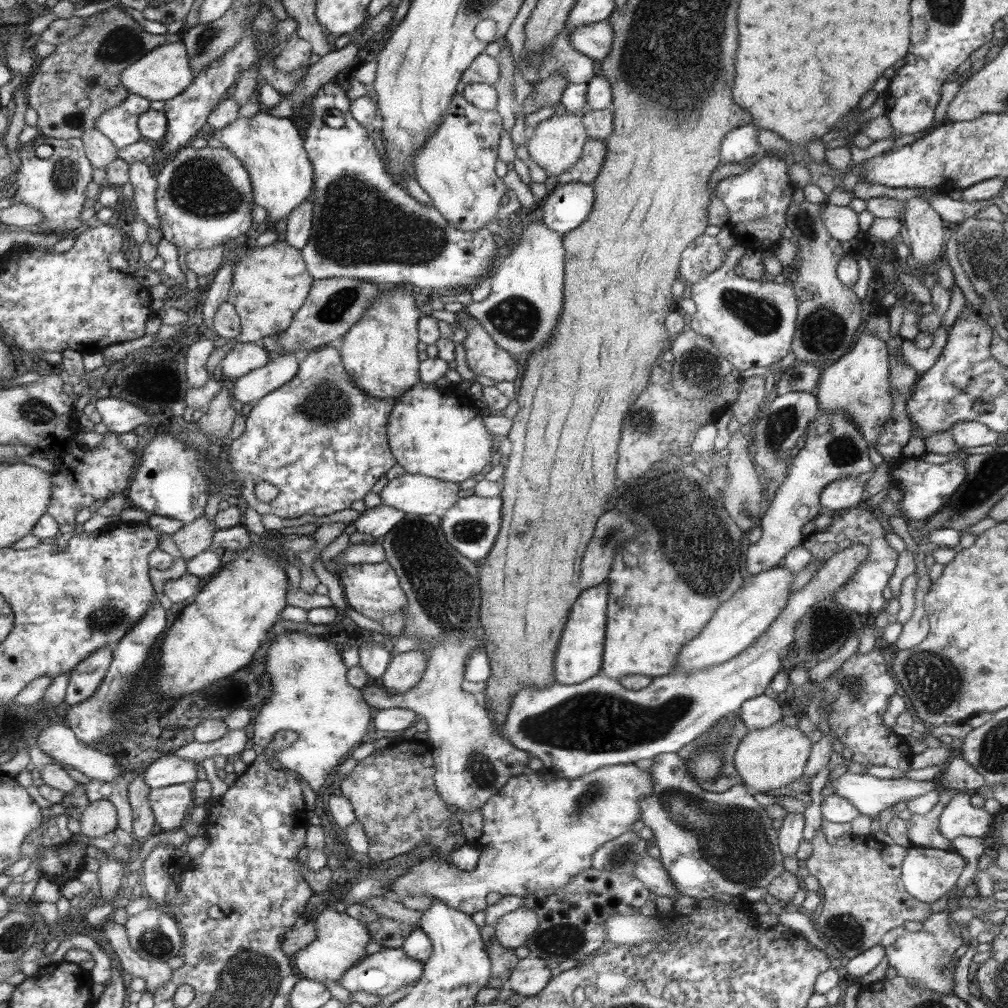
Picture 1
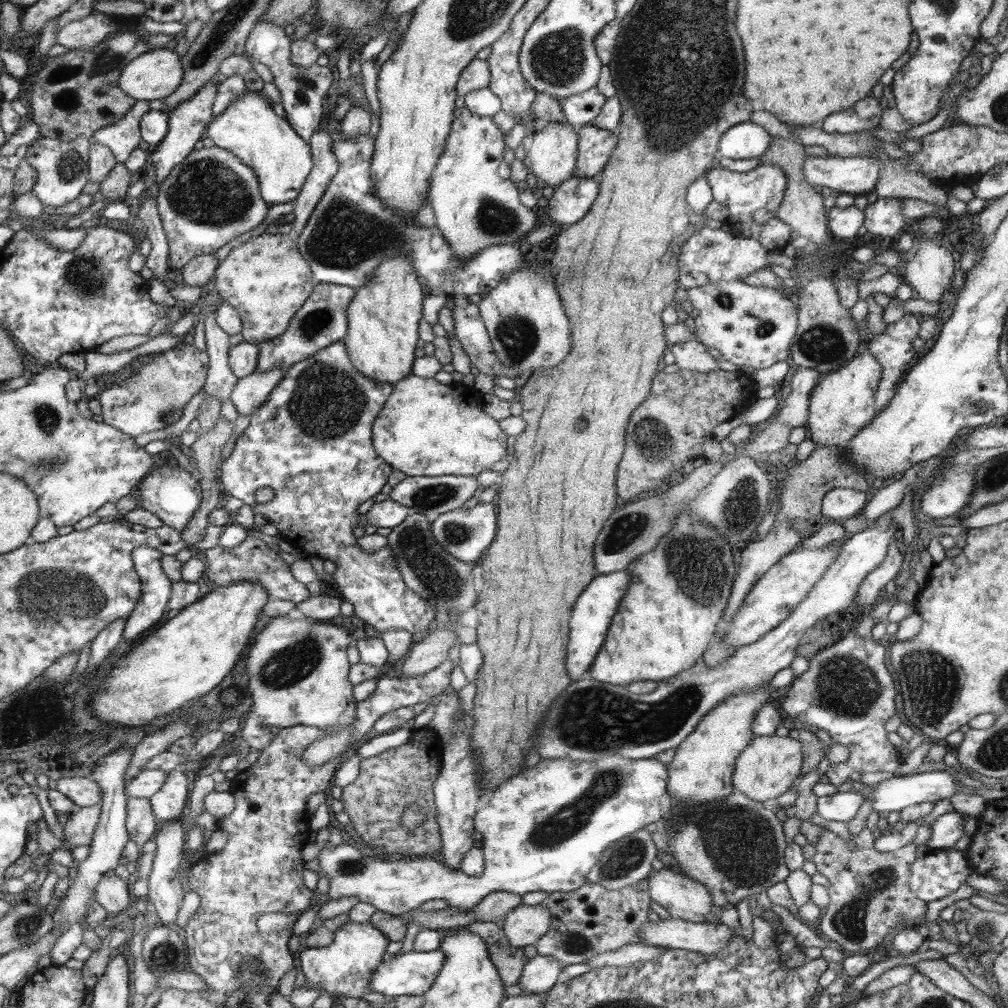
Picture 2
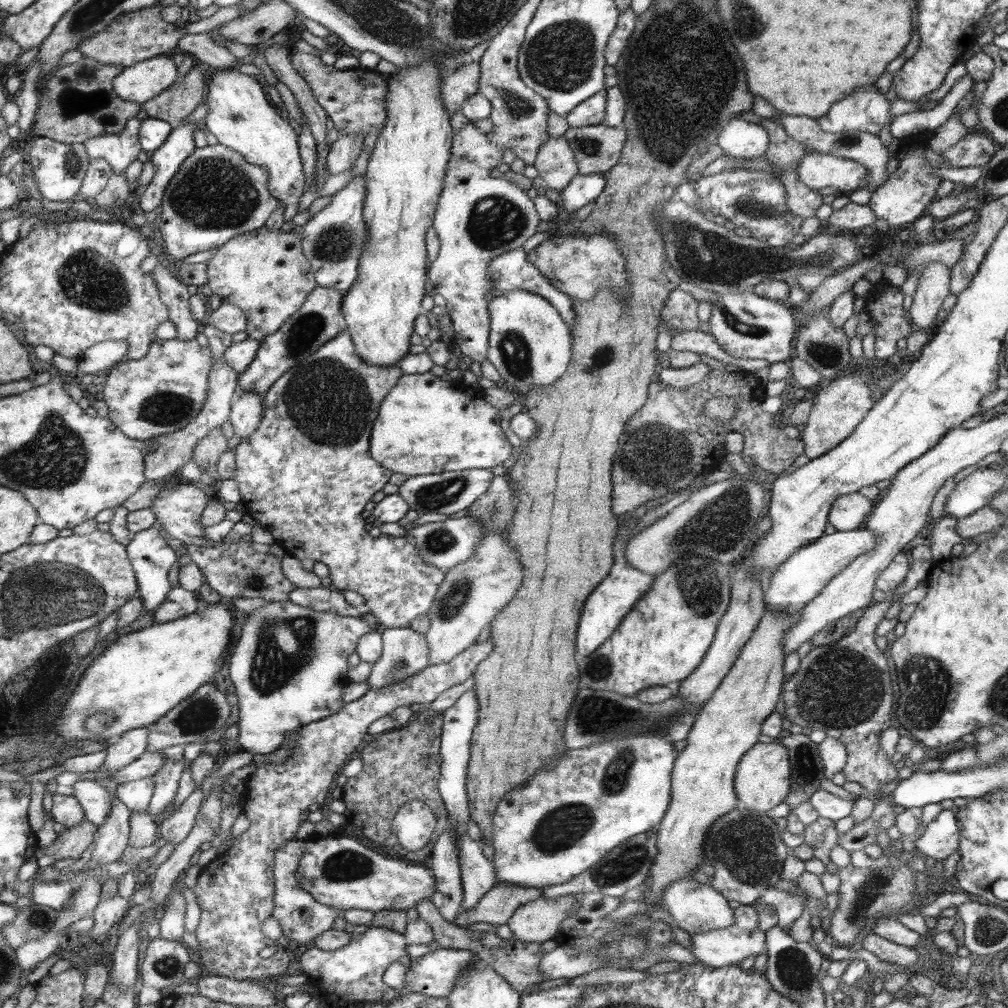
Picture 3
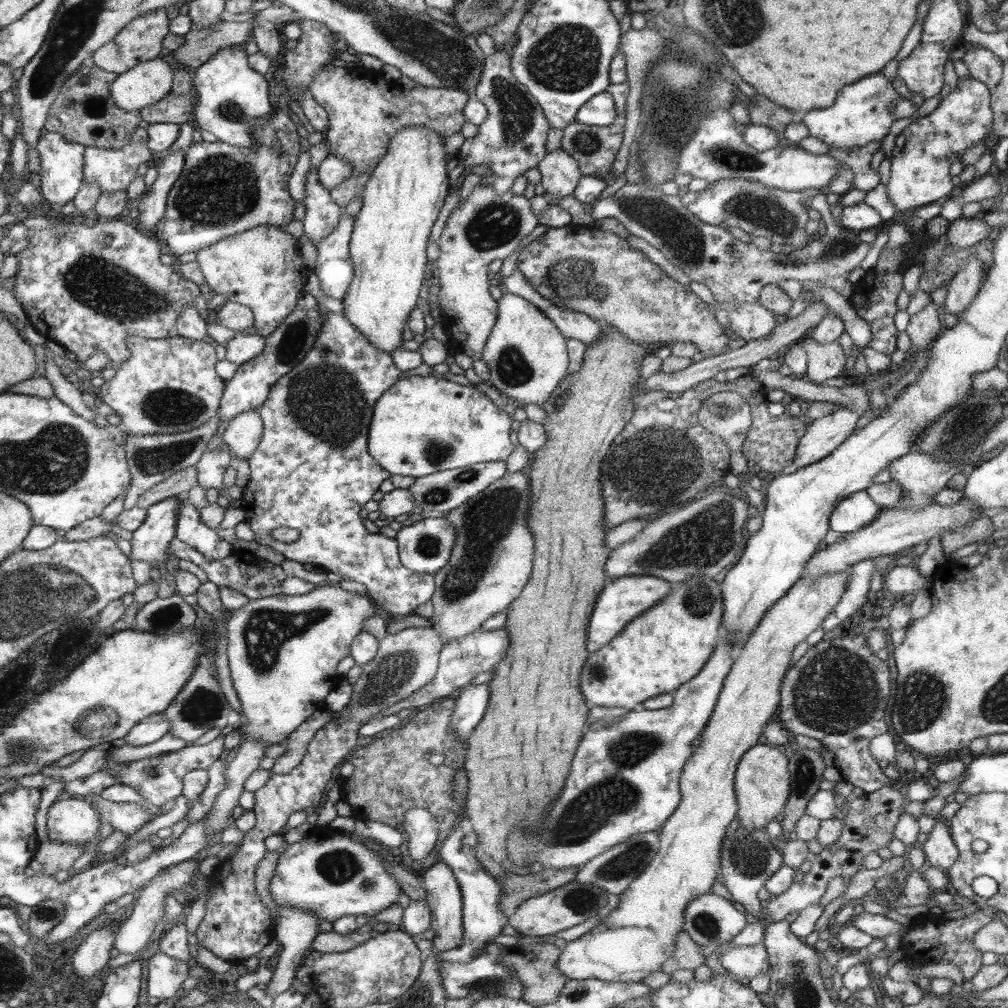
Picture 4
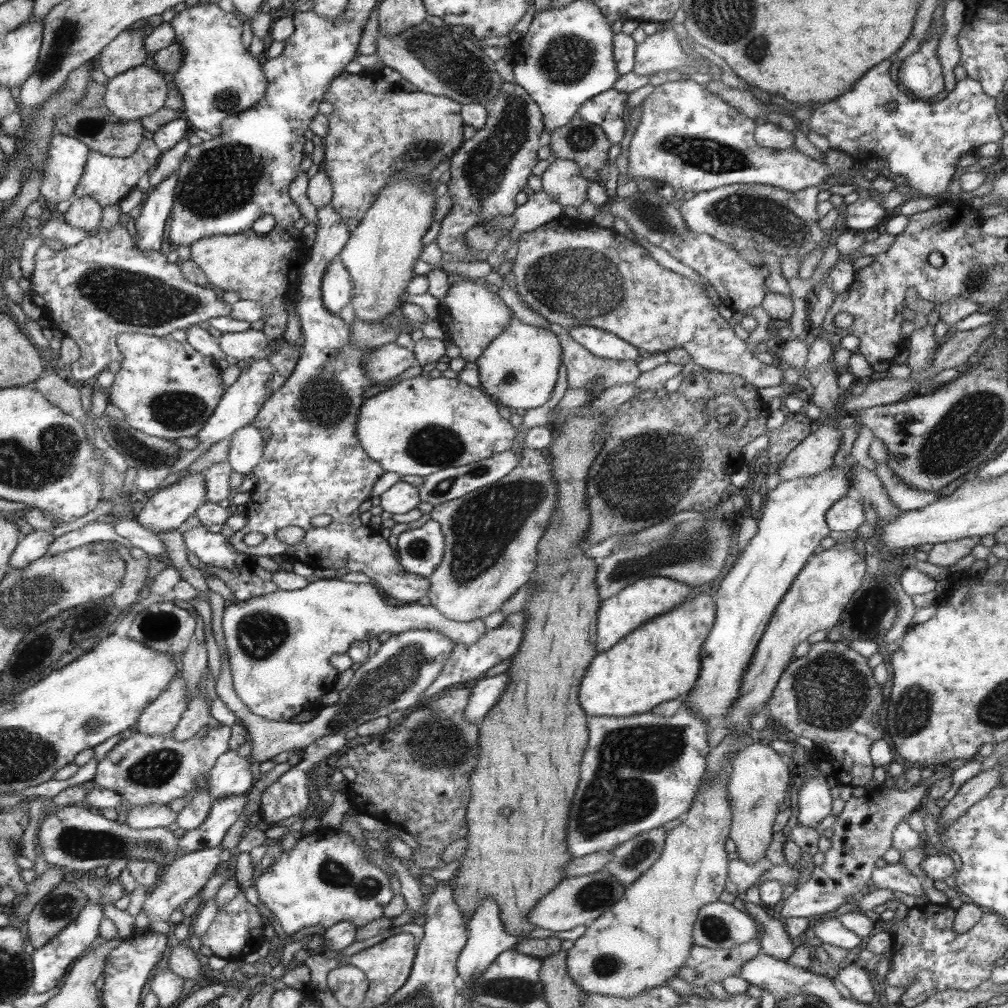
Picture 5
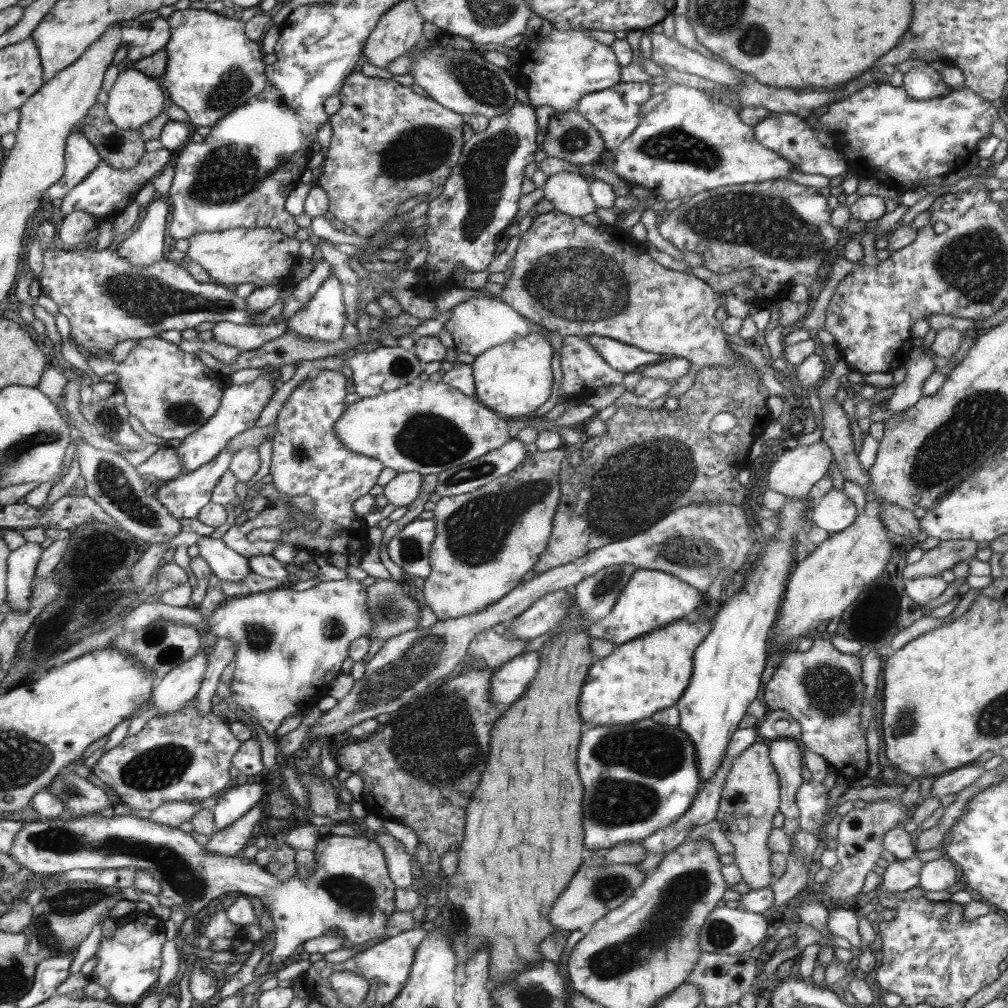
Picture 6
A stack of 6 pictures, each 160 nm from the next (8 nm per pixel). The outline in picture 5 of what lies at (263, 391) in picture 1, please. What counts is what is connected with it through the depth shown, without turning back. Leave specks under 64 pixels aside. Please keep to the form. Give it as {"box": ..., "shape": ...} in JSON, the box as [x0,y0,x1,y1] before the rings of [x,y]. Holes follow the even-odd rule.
{"box":[227,425,265,475],"shape":[[[249,425],[236,431],[228,440],[230,451],[227,460],[232,471],[248,475],[260,463],[263,456],[265,446],[262,430]]]}

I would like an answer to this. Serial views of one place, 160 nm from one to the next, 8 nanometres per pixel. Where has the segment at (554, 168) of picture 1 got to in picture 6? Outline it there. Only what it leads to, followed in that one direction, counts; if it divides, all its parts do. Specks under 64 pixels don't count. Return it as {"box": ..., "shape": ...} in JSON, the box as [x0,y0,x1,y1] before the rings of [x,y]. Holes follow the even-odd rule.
{"box":[543,172,598,218],"shape":[[[572,172],[548,175],[543,185],[544,196],[554,204],[554,210],[580,218],[596,212],[598,204],[592,198],[591,178]]]}

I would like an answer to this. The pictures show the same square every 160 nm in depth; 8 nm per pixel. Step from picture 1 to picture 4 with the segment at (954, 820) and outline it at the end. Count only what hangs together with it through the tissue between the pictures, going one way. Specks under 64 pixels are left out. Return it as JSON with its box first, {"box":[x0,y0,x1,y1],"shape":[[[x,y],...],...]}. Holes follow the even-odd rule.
{"box":[920,821,959,870],"shape":[[[947,821],[938,823],[928,833],[928,839],[920,844],[925,853],[927,866],[947,870],[959,857],[959,850],[952,840]]]}

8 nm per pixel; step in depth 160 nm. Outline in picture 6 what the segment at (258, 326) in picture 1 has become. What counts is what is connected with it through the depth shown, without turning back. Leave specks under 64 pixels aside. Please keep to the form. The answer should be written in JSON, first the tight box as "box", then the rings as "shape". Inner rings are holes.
{"box":[186,228,301,287],"shape":[[[252,228],[252,229],[228,229],[220,232],[199,232],[192,237],[188,237],[189,247],[186,250],[186,261],[195,262],[204,267],[216,283],[221,285],[228,284],[248,284],[254,283],[258,287],[268,286],[268,284],[280,284],[280,280],[289,280],[292,282],[292,266],[298,264],[301,259],[298,256],[300,242],[291,235],[286,235],[282,231],[270,228]]]}

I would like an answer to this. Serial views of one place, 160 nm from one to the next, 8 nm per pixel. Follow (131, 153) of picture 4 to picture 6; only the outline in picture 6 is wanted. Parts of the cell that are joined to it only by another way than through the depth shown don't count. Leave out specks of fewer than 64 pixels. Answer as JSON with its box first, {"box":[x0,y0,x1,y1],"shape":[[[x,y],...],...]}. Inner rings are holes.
{"box":[61,147,173,222],"shape":[[[164,147],[162,149],[148,151],[143,154],[143,158],[139,161],[138,165],[128,170],[120,170],[119,167],[113,167],[110,163],[101,160],[100,164],[63,198],[61,211],[64,215],[68,215],[75,210],[88,212],[98,222],[108,218],[116,219],[120,212],[134,200],[134,196],[138,194],[138,190],[142,190],[142,186],[152,176],[156,176],[158,172],[163,172],[167,168],[170,160],[173,160],[172,153]]]}

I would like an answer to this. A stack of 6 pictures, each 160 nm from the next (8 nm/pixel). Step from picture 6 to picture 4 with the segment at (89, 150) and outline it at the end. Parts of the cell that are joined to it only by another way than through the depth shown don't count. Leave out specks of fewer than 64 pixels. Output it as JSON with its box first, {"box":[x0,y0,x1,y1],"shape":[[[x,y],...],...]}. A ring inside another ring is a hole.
{"box":[36,132,86,204],"shape":[[[44,132],[36,145],[42,162],[40,174],[40,192],[50,203],[66,204],[74,200],[78,190],[83,188],[86,147],[80,143],[65,139],[63,135]]]}

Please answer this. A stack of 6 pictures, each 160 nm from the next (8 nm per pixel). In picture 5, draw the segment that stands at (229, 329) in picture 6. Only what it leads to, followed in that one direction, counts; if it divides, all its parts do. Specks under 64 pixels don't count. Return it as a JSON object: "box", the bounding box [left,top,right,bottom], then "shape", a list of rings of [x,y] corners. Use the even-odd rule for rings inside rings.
{"box":[218,328,272,360],"shape":[[[252,328],[242,332],[222,333],[218,339],[226,356],[234,356],[238,360],[264,357],[272,342],[264,331]]]}

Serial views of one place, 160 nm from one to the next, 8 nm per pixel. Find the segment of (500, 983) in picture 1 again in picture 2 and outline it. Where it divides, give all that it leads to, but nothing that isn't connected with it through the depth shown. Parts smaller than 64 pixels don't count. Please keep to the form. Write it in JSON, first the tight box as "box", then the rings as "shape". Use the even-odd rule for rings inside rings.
{"box":[466,921,529,985],"shape":[[[475,921],[466,926],[466,931],[479,935],[487,944],[491,960],[498,968],[503,984],[518,985],[522,969],[529,960],[524,954],[524,947],[511,946],[503,930],[495,923]]]}

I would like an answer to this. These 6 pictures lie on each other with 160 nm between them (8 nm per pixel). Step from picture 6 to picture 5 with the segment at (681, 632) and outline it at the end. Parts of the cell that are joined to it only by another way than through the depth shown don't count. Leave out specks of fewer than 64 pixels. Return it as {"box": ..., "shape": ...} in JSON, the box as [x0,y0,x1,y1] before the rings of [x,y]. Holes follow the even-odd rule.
{"box":[579,589,716,717],"shape":[[[708,589],[693,597],[691,593],[684,604],[645,622],[628,636],[620,639],[620,642],[610,650],[599,652],[591,661],[591,666],[579,686],[579,703],[582,704],[587,716],[631,717],[651,711],[662,702],[687,695],[698,680],[700,653],[715,621],[716,605],[712,594],[713,591]]]}

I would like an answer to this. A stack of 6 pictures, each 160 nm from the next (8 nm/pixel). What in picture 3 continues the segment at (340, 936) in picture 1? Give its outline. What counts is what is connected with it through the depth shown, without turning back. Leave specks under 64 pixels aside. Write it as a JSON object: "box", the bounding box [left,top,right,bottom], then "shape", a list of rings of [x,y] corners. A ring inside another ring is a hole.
{"box":[298,927,412,1006],"shape":[[[371,927],[364,934],[353,936],[350,943],[338,950],[328,952],[309,946],[302,956],[298,958],[302,971],[315,984],[319,984],[332,996],[340,998],[340,1004],[354,1006],[358,1002],[388,1003],[393,1001],[399,992],[386,986],[382,982],[382,976],[390,964],[401,963],[406,967],[412,965],[412,960],[406,951],[407,938],[398,931],[388,930],[382,927]]]}

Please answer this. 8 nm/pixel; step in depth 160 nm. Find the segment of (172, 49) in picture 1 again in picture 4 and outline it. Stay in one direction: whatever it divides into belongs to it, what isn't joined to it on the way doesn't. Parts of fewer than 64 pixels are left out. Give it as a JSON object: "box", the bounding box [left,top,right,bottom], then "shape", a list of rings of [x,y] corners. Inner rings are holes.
{"box":[111,58,174,112],"shape":[[[155,58],[137,64],[116,78],[111,85],[111,97],[116,106],[128,112],[160,102],[172,90],[174,68]]]}

